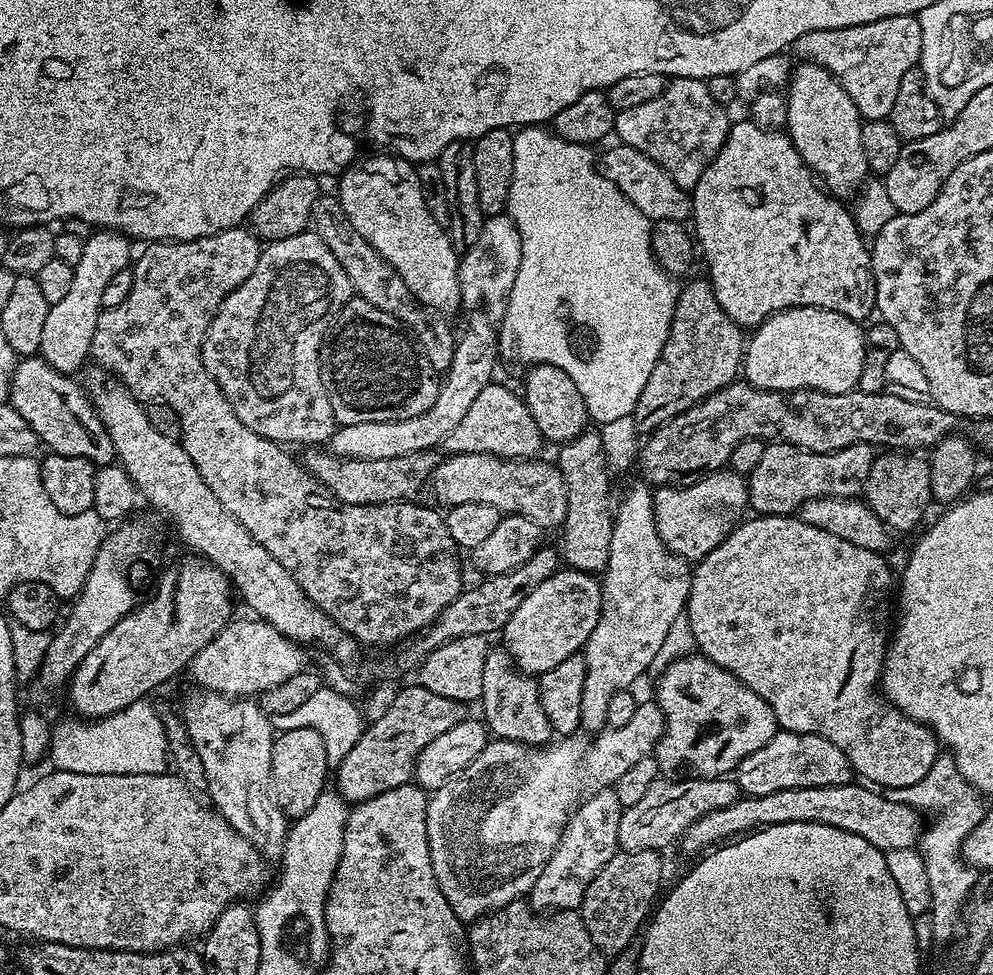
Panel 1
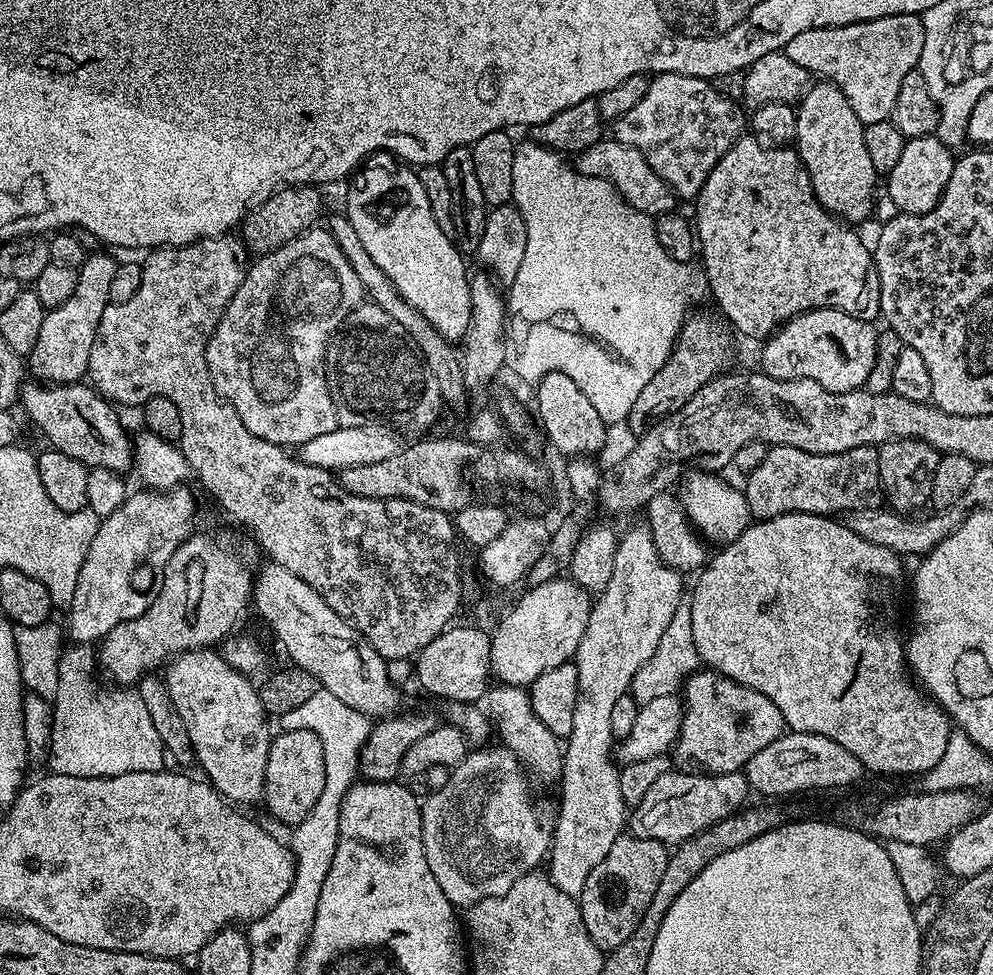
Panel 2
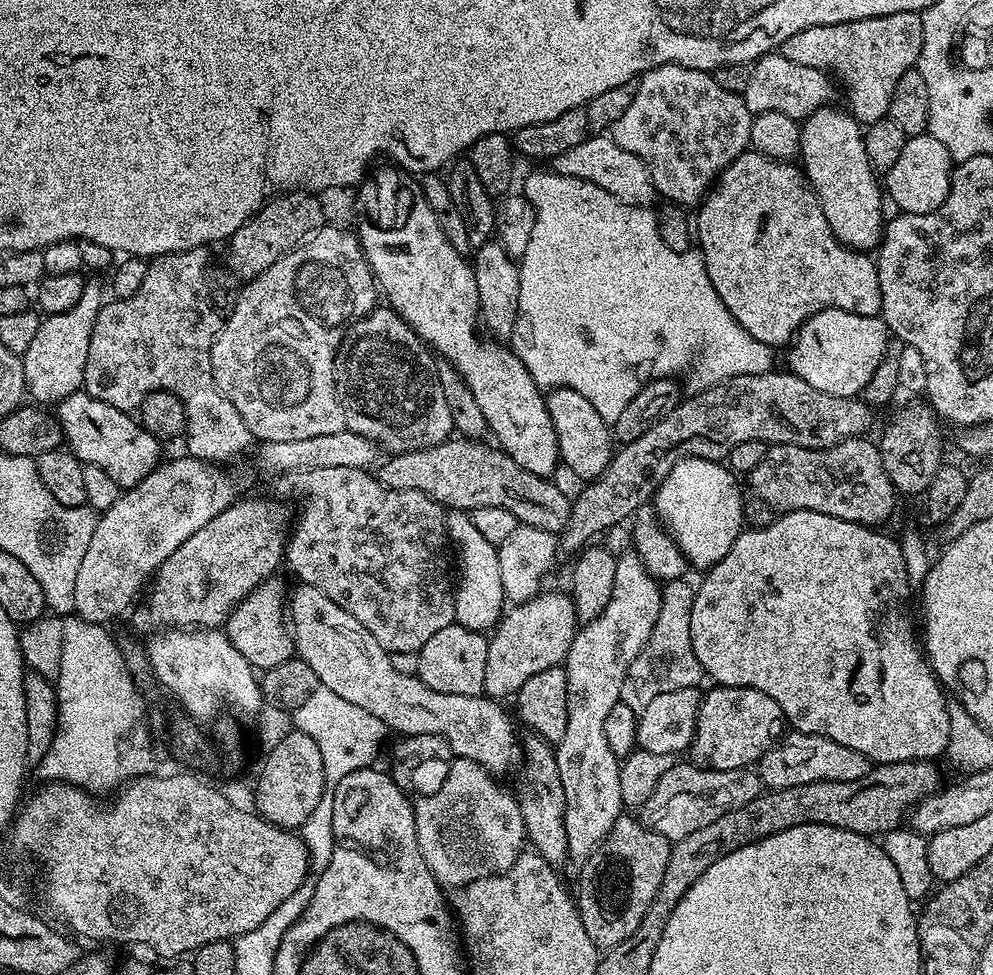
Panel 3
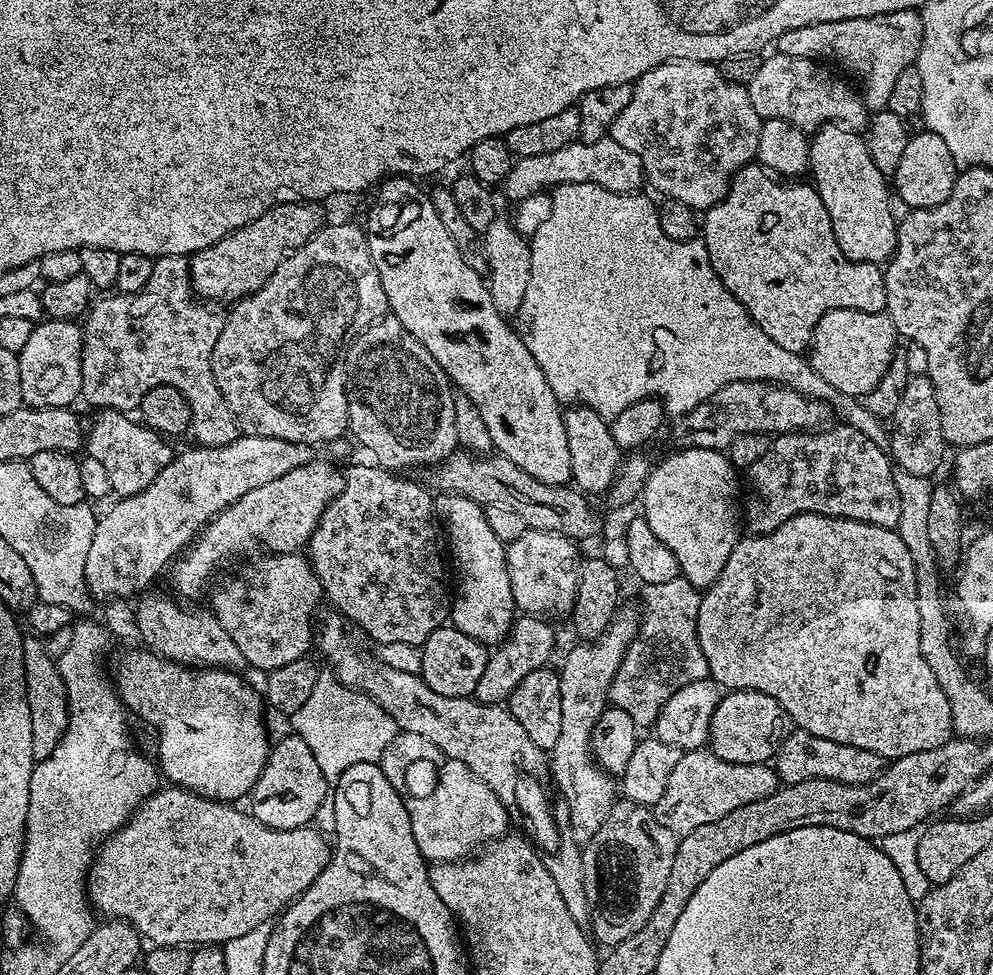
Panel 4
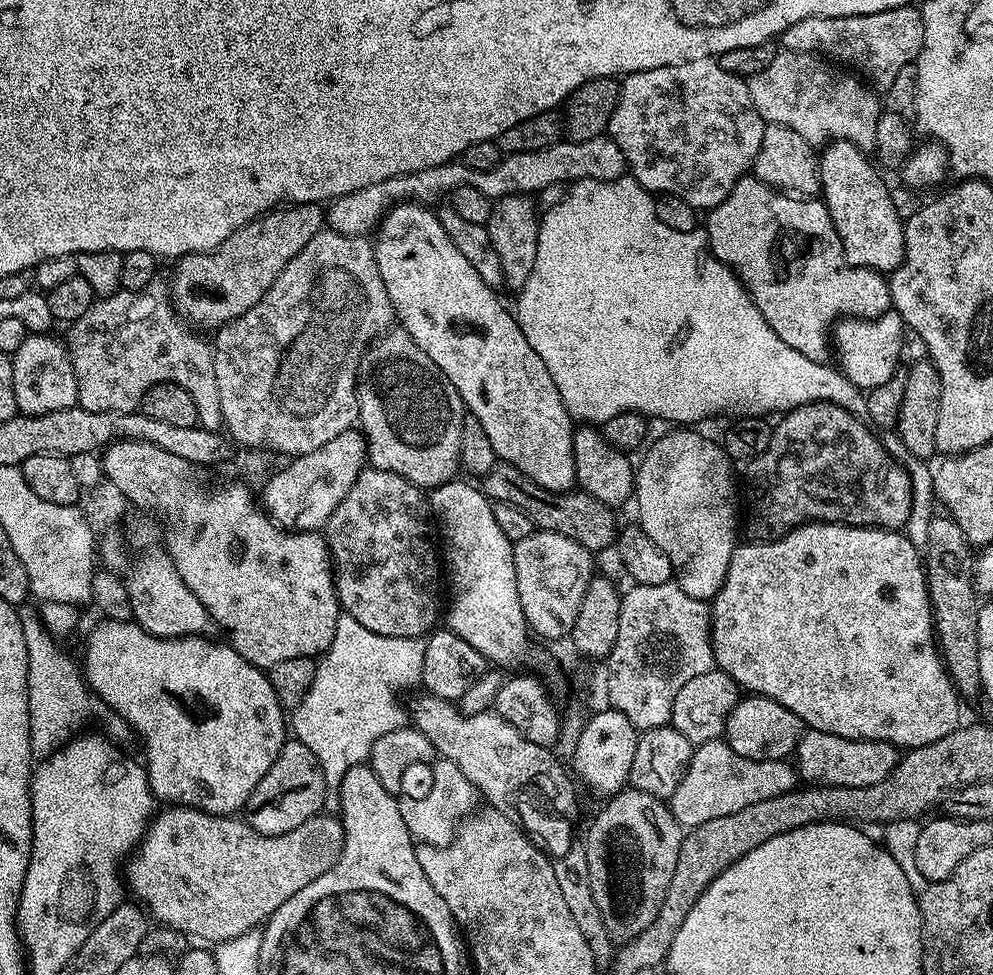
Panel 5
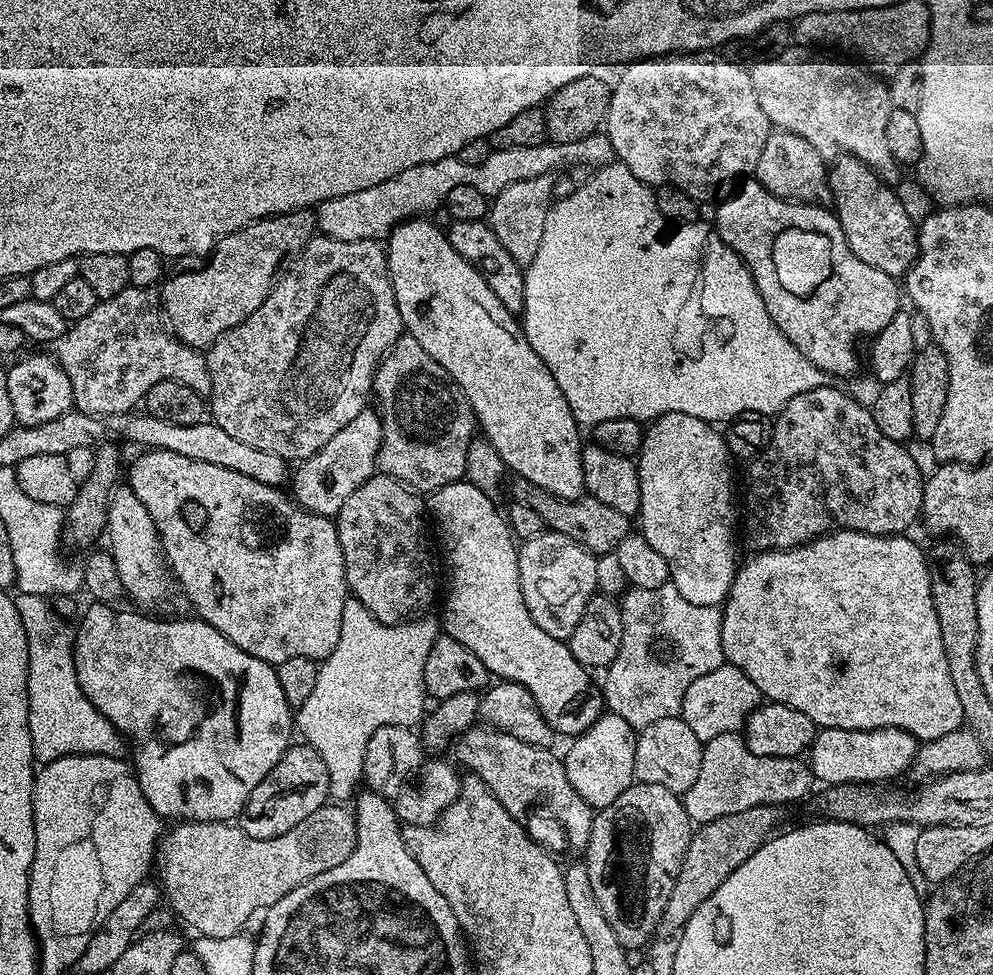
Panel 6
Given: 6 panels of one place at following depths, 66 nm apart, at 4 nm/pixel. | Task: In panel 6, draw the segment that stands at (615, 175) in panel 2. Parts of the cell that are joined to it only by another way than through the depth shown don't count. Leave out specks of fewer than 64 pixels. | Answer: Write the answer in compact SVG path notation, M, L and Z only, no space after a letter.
M606 134L587 136L569 144L545 142L538 146L513 146L511 150L493 150L490 158L482 162L482 166L466 166L466 162L462 162L456 156L447 156L437 164L410 166L410 170L402 170L402 174L386 182L378 182L378 186L370 186L366 190L354 190L354 194L342 194L342 198L330 198L322 202L315 209L316 227L323 235L342 242L380 240L387 237L388 233L393 232L398 225L403 224L406 218L424 218L432 214L428 212L434 211L436 207L439 209L450 194L450 190L454 190L454 186L474 186L474 190L482 190L484 196L494 198L502 188L514 182L526 182L526 178L552 176L559 168L568 168L571 164L592 164L593 169L602 168L606 164L613 163L613 160L610 138Z

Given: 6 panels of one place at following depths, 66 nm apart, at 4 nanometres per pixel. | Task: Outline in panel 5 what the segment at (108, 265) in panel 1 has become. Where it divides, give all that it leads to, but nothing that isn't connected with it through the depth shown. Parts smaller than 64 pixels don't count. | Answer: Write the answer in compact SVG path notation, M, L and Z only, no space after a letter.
M29 334L26 342L11 353L14 374L14 398L17 409L25 416L41 416L51 411L77 407L78 382L68 353L68 345L53 334Z

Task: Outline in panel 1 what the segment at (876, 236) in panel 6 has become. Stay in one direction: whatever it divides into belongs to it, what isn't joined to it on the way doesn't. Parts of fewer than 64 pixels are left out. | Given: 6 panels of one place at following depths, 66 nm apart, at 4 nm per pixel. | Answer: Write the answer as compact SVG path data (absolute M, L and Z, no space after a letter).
M800 62L791 69L786 135L792 139L798 154L822 181L823 187L837 198L855 197L869 175L866 150L862 150L864 120L858 106L842 86L817 64Z

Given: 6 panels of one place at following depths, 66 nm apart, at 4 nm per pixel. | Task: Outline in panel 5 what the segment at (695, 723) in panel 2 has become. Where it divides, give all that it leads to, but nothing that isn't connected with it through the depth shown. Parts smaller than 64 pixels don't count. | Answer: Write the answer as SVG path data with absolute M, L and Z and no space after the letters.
M745 695L729 714L724 727L723 741L742 758L751 760L788 760L795 753L806 726L786 706L765 696Z

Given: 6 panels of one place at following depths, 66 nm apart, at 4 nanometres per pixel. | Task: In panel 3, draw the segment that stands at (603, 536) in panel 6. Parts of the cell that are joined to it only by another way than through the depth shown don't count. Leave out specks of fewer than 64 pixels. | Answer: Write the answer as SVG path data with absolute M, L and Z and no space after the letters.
M449 438L433 448L398 452L389 455L384 465L379 465L378 479L394 490L418 490L448 510L502 506L502 510L510 510L520 524L557 534L563 532L572 510L570 496L555 484L555 479L522 470L514 458L489 444L479 440Z

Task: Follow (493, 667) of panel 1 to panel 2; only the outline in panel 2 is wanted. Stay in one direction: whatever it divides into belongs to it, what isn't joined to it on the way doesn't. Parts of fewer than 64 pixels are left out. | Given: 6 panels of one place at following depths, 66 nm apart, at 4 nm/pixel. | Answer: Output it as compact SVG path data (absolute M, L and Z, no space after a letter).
M492 686L486 693L487 704L486 715L495 735L500 735L499 743L516 755L527 775L533 781L536 779L544 784L559 785L560 776L564 772L561 737L552 733L550 726L544 725L534 714L534 706L530 706L527 691L523 688Z

